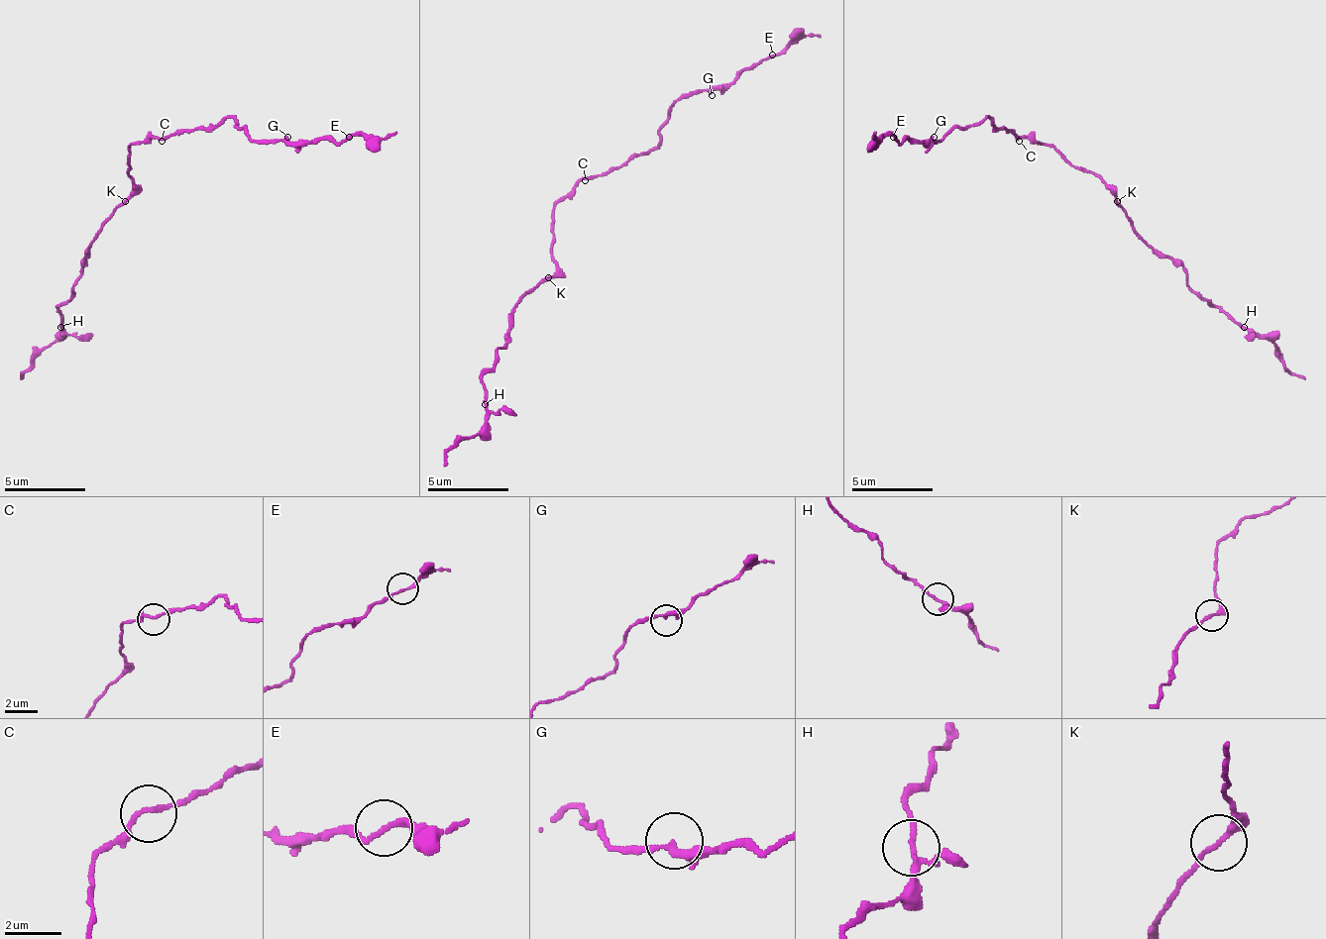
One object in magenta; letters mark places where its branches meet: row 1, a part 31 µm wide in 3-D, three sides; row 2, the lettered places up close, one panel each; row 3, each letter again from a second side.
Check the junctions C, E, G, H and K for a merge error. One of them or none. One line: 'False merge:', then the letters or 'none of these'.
False merge: none of these

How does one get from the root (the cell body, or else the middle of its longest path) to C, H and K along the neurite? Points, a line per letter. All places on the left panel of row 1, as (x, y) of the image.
C: (129, 160), (129, 145), (145, 145), (154, 137), (162, 141)
H: (129, 160), (133, 189), (88, 246), (80, 278), (59, 307), (59, 328)
K: (129, 160), (133, 189), (125, 201)

